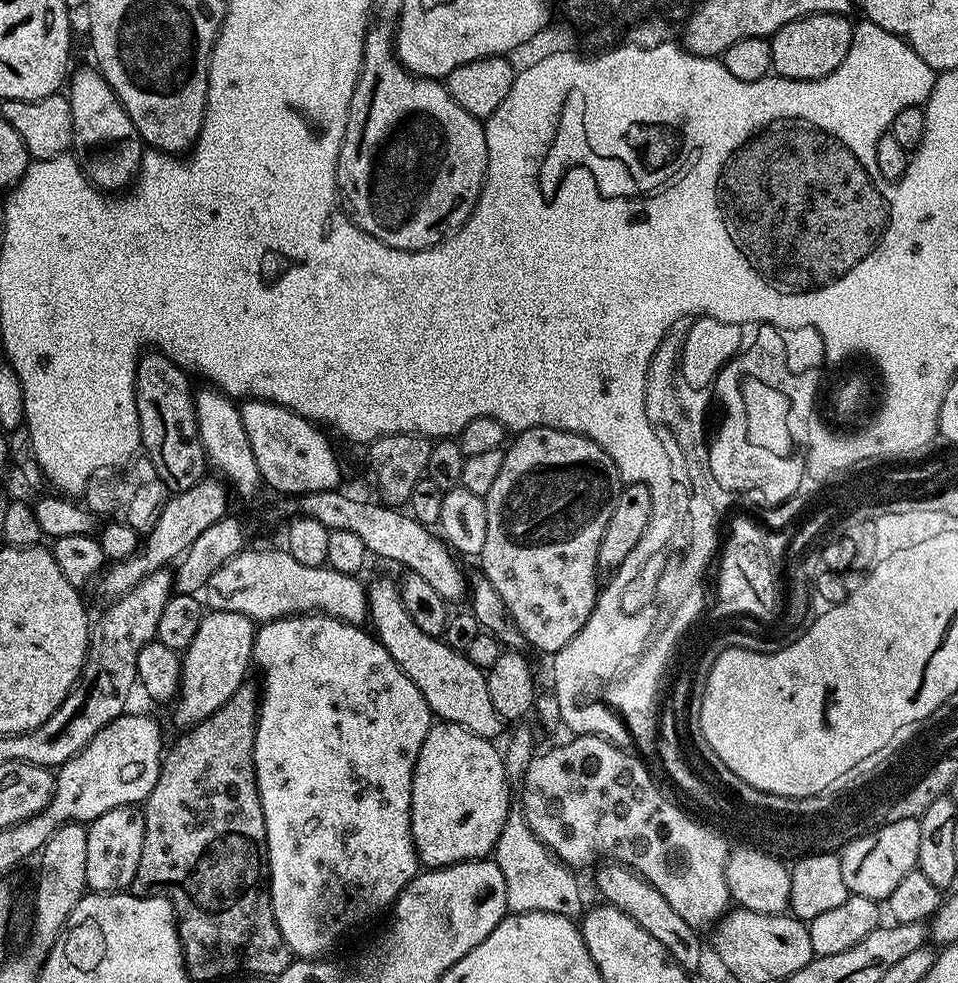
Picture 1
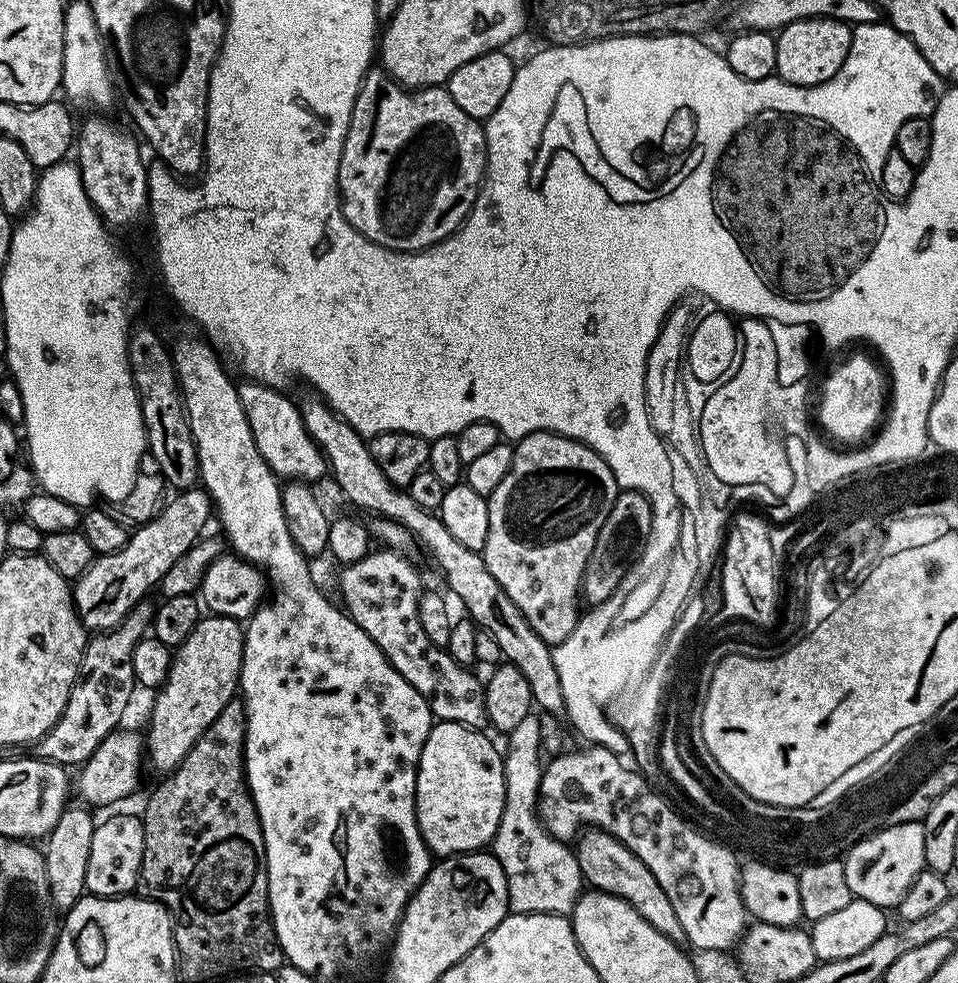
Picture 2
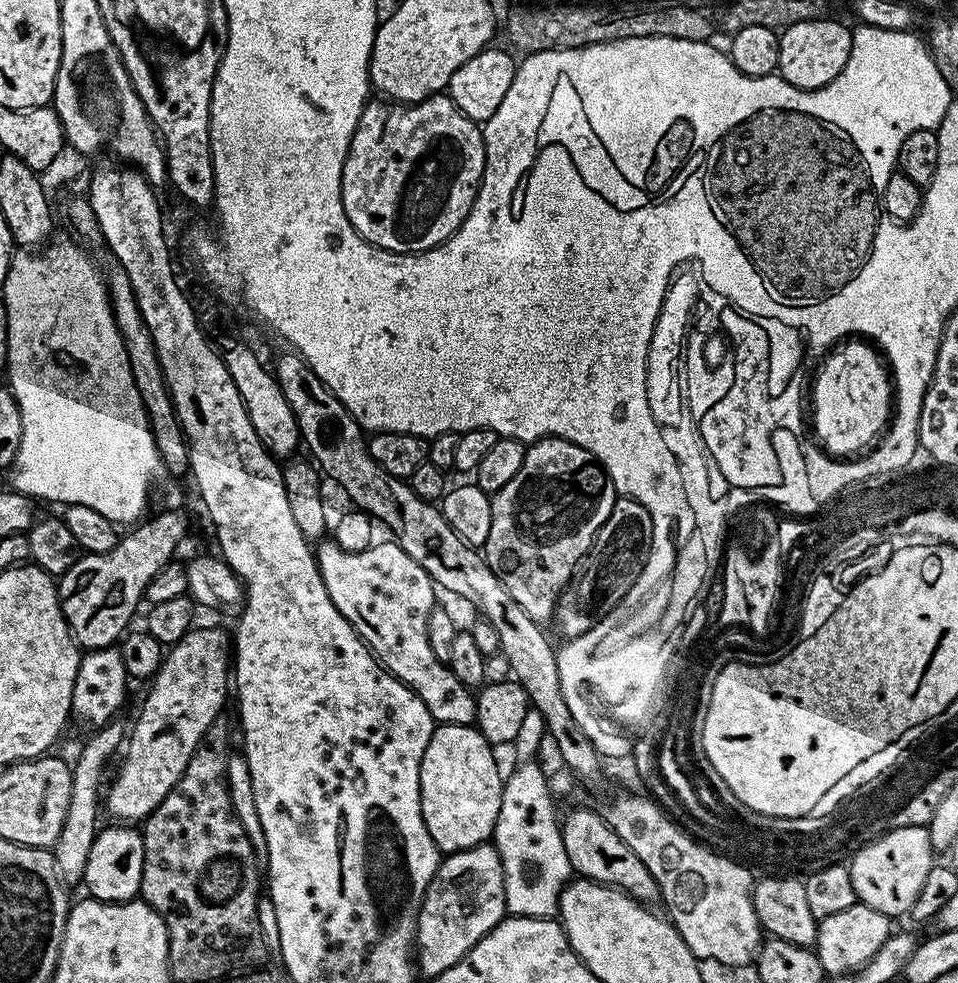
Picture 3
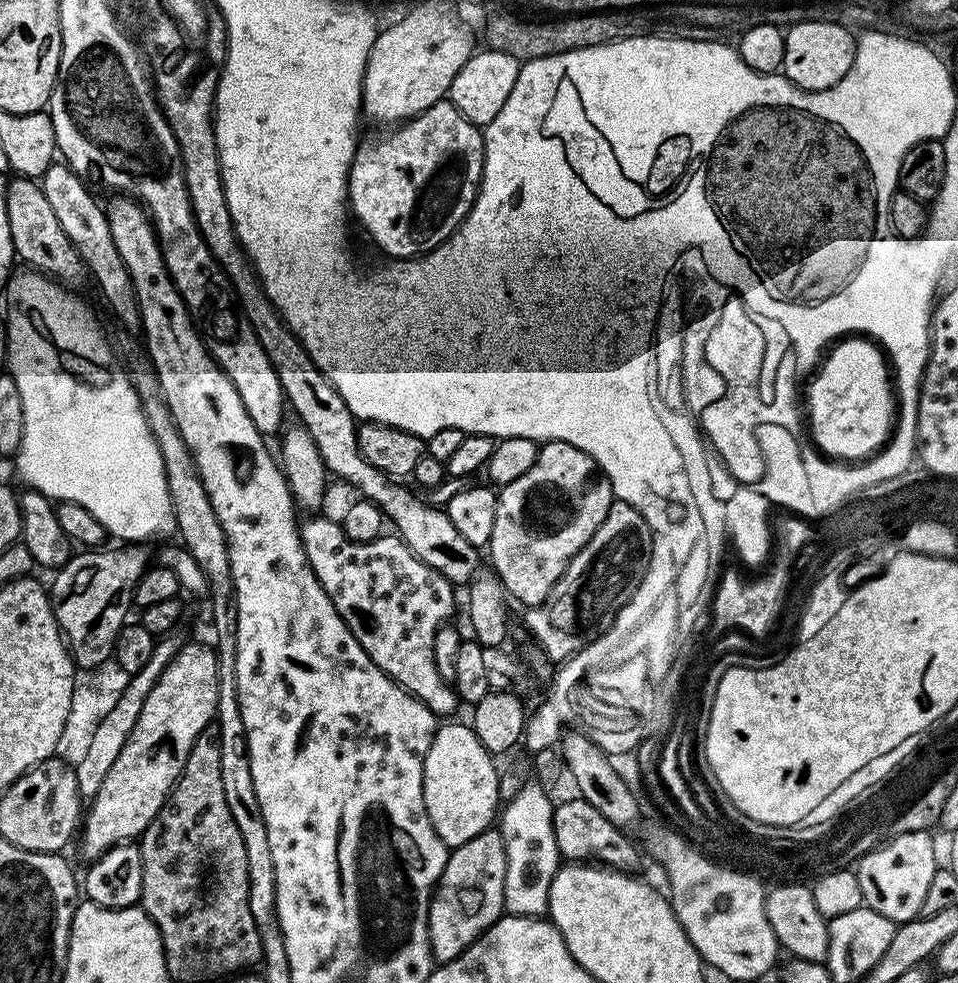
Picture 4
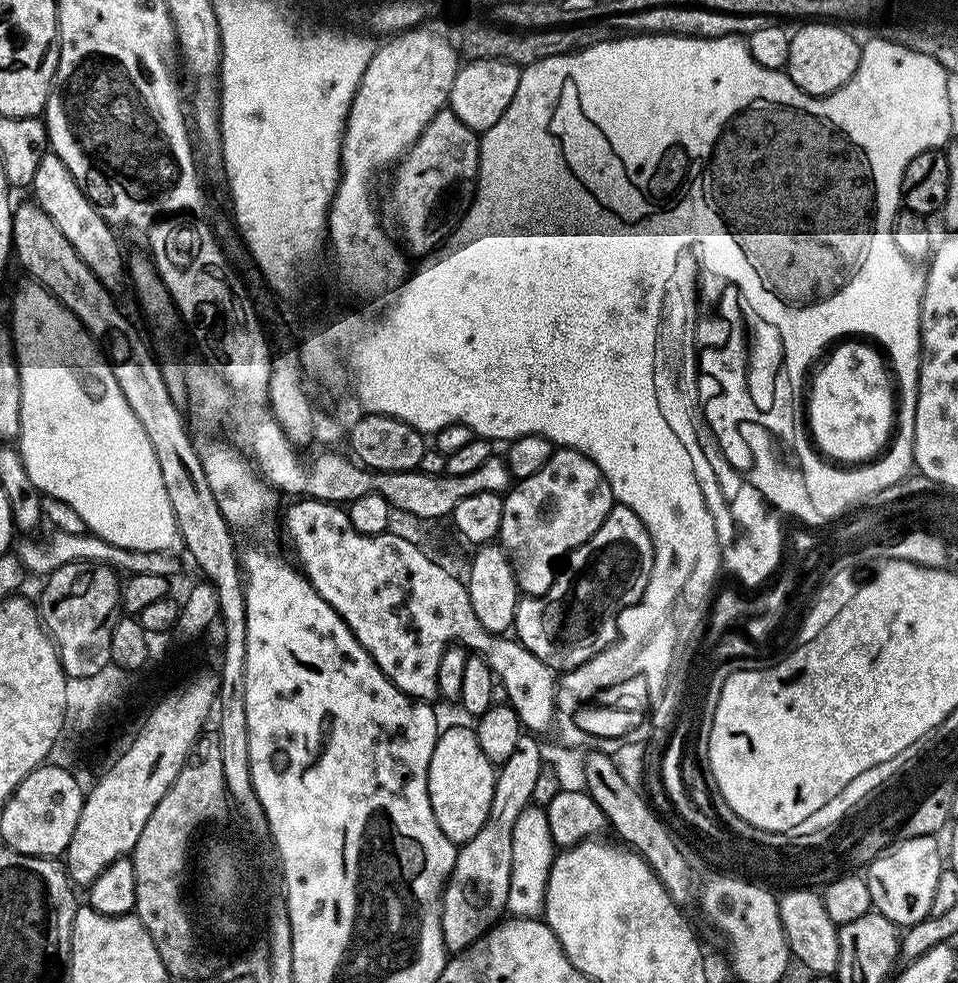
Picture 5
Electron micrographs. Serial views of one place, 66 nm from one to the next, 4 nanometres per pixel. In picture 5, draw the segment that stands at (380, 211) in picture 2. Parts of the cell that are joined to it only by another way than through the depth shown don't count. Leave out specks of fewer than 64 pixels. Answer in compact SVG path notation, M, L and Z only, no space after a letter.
M441 110L391 173L392 197L388 200L388 208L396 223L395 235L409 253L412 251L416 258L423 258L448 239L472 205L479 172L480 141L477 133L472 132L470 126L466 126L466 122L459 120L451 110Z

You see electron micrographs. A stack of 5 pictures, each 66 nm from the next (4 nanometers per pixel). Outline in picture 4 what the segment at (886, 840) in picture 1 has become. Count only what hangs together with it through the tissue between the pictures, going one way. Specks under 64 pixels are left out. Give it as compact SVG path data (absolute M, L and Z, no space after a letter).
M927 831L902 833L861 856L855 865L854 871L864 904L878 910L878 914L890 918L897 926L920 915L926 889L934 879L938 861L936 844L930 836Z

